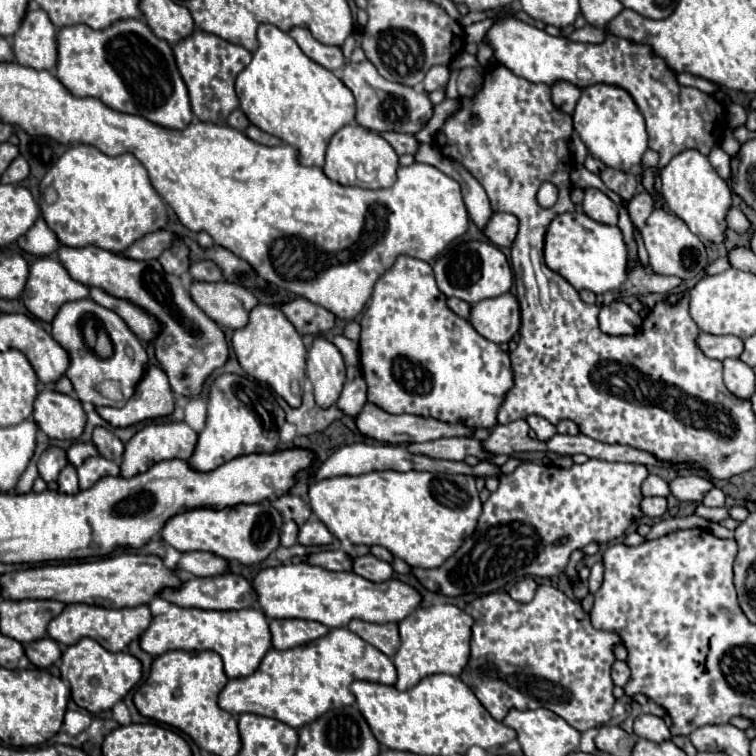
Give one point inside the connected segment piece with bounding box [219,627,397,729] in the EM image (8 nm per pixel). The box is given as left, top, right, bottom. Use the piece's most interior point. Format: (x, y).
(297, 685)

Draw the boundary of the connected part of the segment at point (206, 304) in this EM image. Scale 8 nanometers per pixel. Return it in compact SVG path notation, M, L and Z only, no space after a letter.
M191 283L191 299L201 307L217 325L241 329L249 323L249 311L259 303L257 297L241 285L233 283Z

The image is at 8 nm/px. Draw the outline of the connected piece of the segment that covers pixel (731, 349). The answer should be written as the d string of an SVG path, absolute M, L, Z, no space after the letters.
M701 333L697 339L703 353L711 359L727 359L727 357L739 357L743 353L743 339L735 335L709 335Z

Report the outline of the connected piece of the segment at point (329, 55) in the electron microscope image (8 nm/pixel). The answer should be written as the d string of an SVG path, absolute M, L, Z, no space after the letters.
M293 27L293 29L289 31L289 35L297 41L297 45L301 47L301 51L303 51L309 59L317 61L317 63L323 65L325 69L335 71L335 69L343 67L345 59L343 59L341 49L339 49L339 47L321 45L317 39L313 39L313 35L311 35L309 29L305 29L305 27Z

